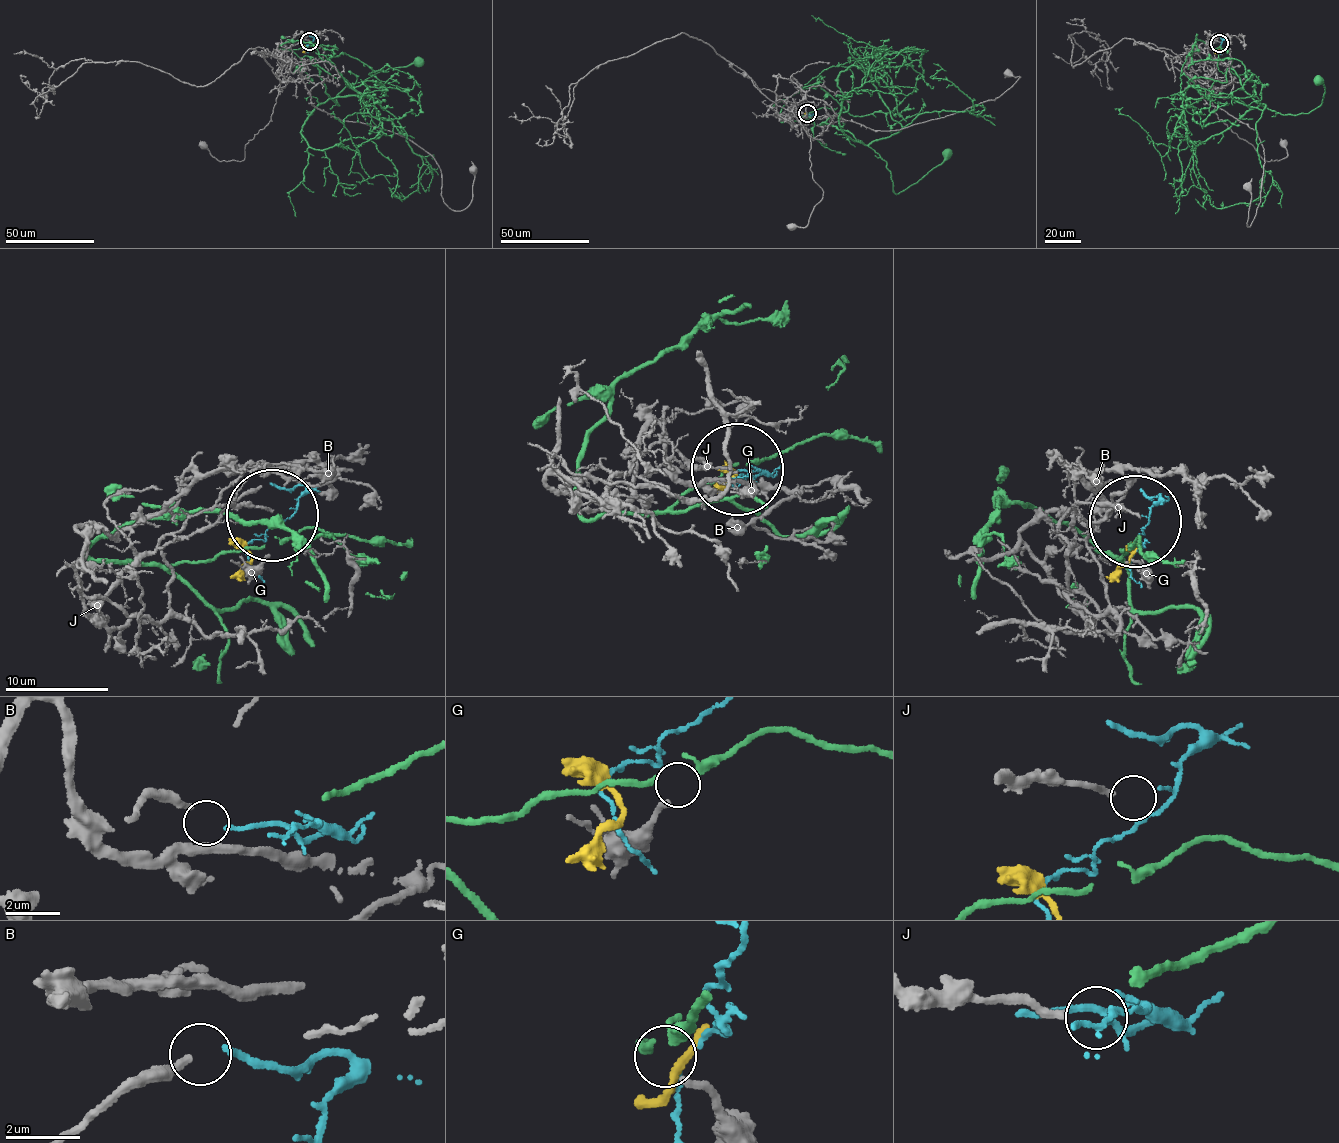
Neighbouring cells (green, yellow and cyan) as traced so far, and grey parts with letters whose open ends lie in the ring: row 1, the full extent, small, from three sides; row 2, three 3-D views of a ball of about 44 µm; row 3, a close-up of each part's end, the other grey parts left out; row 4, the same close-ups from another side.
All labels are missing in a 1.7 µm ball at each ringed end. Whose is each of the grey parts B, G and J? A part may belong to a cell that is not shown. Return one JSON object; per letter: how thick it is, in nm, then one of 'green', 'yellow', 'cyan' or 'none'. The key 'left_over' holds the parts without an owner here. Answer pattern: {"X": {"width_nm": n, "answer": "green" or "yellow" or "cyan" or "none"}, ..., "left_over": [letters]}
{"B": {"width_nm": 200, "answer": "cyan"}, "G": {"width_nm": 200, "answer": "none"}, "J": {"width_nm": 200, "answer": "none"}, "left_over": ["G", "J"]}

